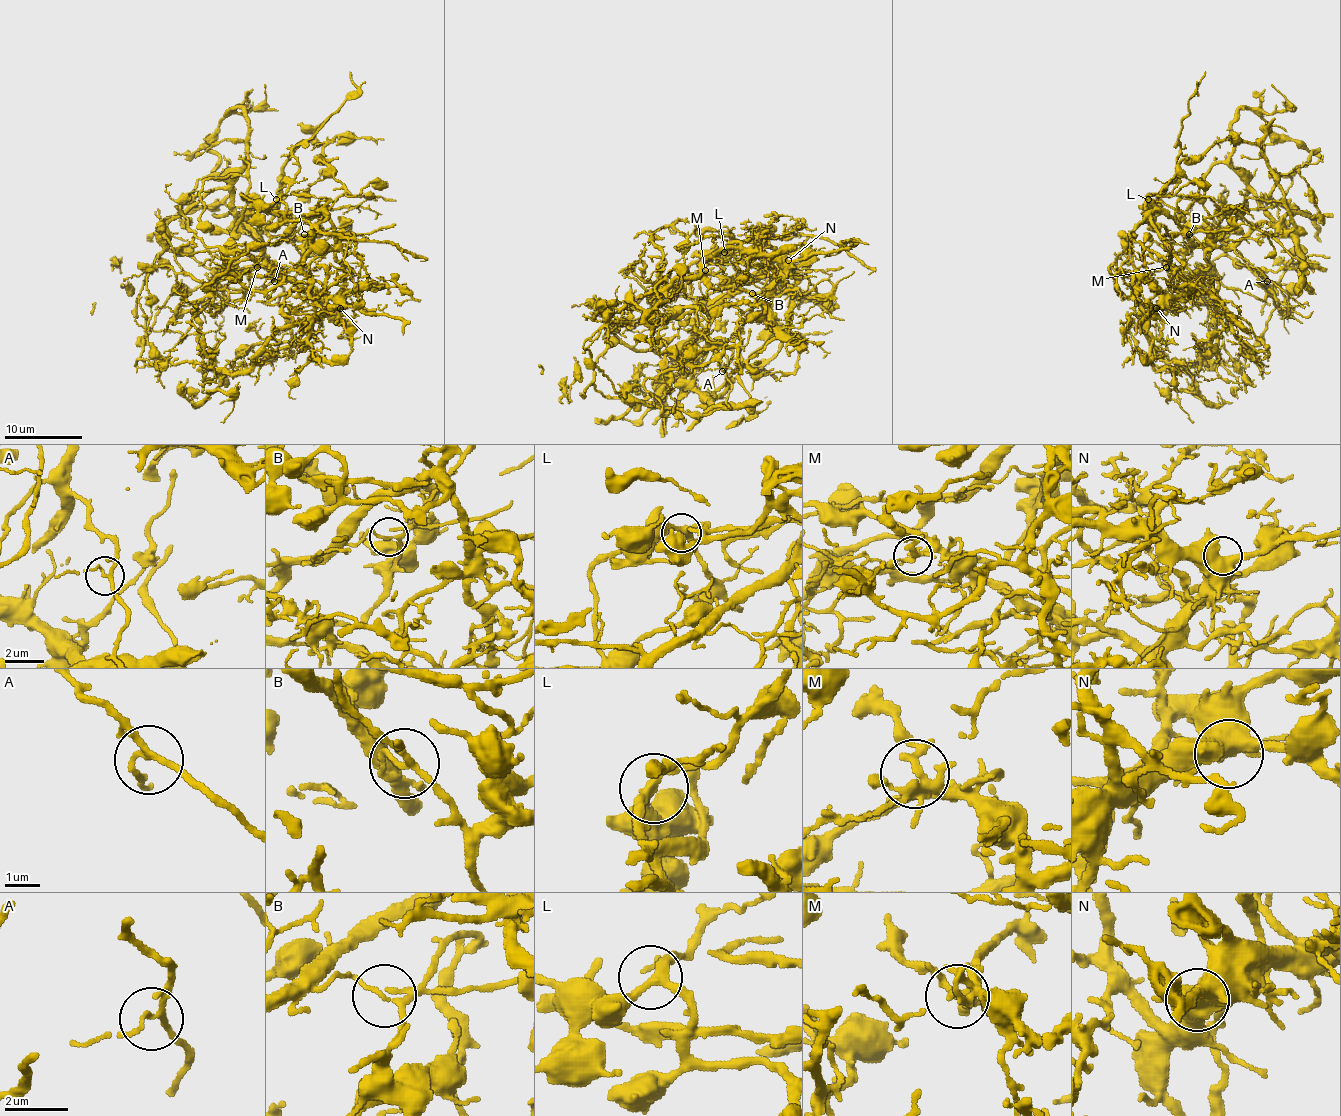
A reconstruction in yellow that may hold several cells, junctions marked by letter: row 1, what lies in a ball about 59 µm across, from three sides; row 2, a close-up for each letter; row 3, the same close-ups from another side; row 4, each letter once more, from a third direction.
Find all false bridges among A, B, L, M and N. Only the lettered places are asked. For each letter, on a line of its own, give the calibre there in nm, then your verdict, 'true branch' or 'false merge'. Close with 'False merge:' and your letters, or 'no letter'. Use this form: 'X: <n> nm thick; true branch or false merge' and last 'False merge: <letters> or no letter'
A: 150 nm thick; true branch
B: 140 nm thick; false merge
L: 280 nm thick; true branch
M: 280 nm thick; true branch
N: 500 nm thick; true branch
False merge: B

